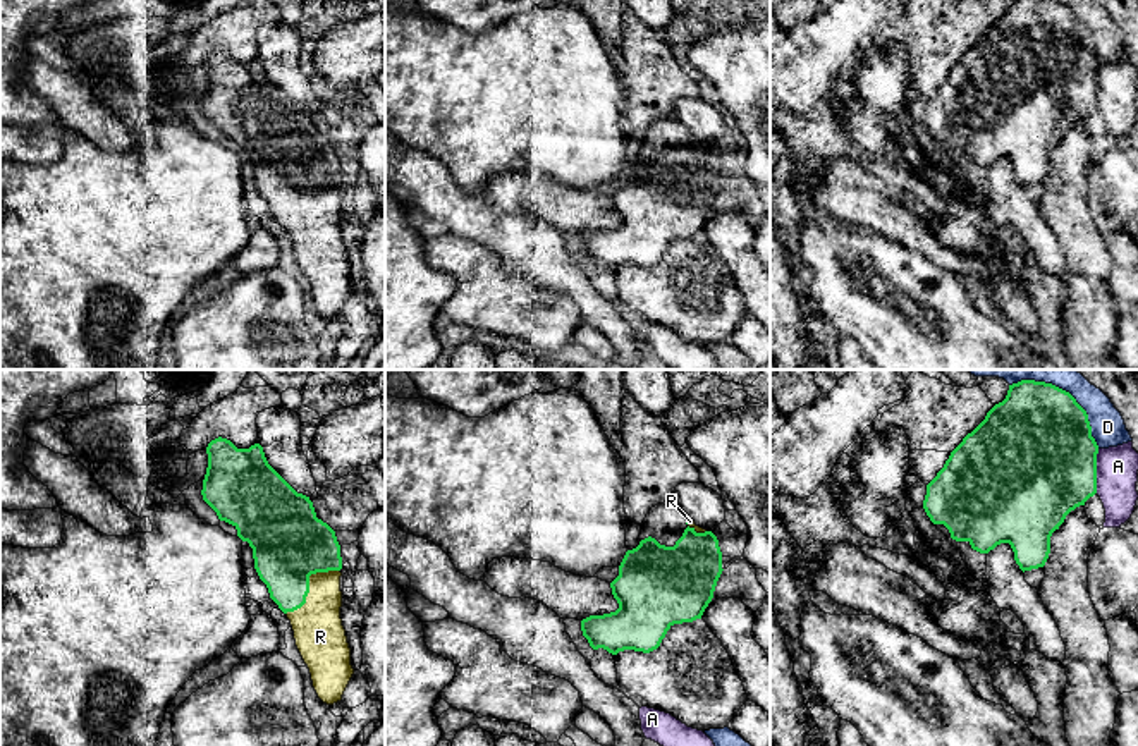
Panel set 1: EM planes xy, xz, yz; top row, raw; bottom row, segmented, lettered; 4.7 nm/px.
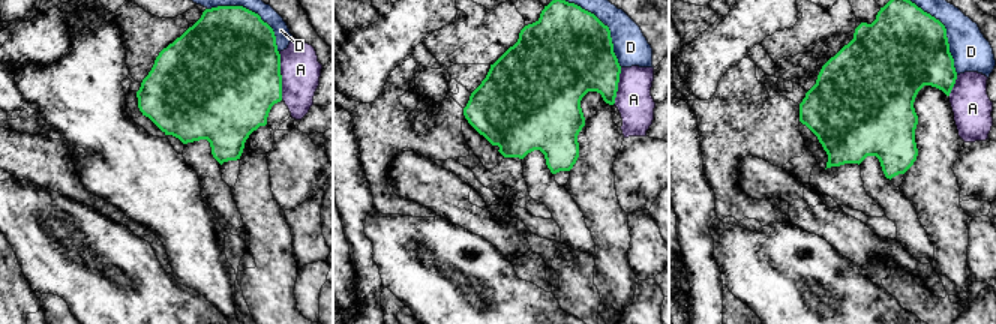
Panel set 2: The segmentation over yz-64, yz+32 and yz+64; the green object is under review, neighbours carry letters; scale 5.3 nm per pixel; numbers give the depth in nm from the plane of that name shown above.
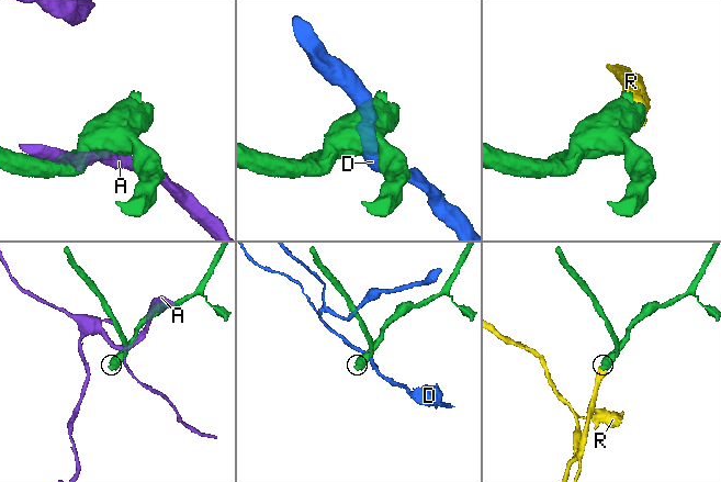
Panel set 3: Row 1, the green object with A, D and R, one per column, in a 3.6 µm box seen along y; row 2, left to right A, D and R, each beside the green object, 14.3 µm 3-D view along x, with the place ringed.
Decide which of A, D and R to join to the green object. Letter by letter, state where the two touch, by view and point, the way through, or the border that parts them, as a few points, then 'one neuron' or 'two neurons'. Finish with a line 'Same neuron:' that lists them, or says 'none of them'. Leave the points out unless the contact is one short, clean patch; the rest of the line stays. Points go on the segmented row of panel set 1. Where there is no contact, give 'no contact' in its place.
A: yz (1095, 471) | two neurons
D: yz (1064, 391) | two neurons
R: xy (308, 585) | one neuron
Same neuron: R

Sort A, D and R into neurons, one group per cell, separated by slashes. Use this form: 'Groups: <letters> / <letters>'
Groups: A / D / R

